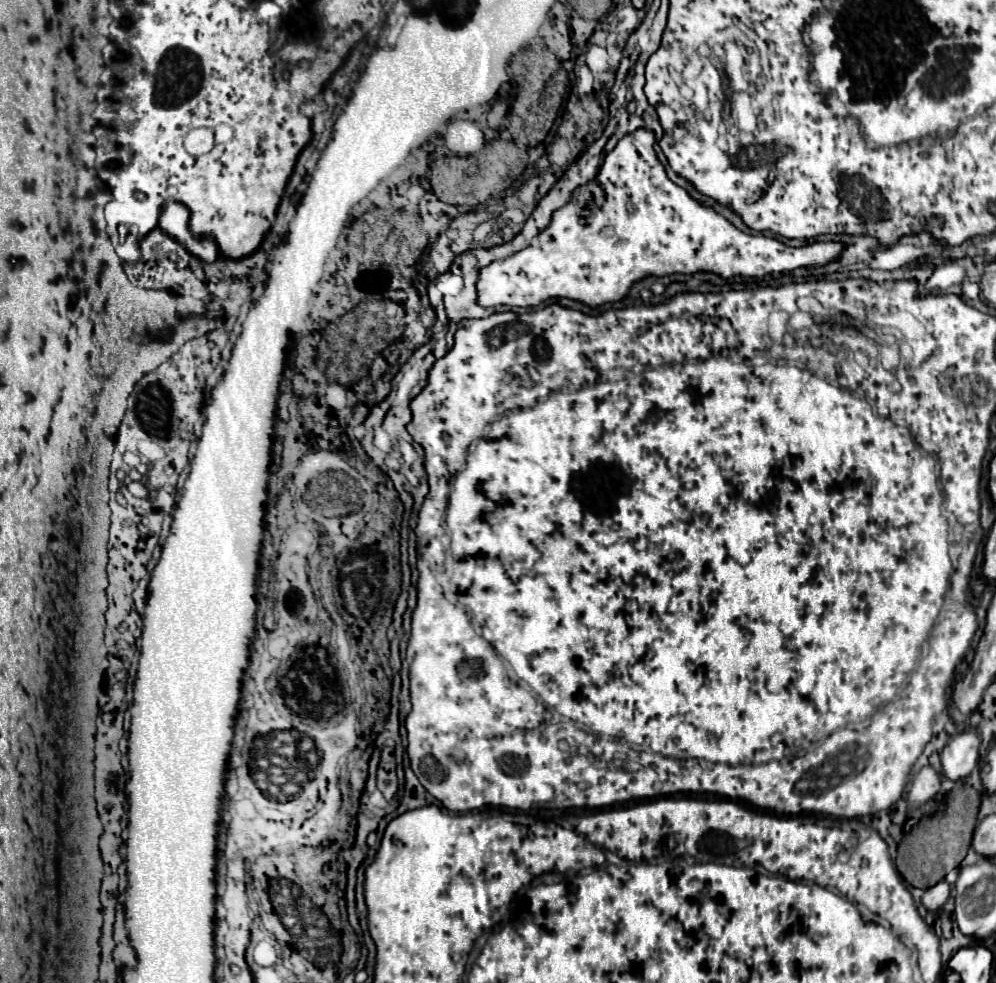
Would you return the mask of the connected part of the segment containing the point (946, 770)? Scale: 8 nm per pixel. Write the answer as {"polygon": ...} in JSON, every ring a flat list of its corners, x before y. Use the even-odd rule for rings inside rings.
{"polygon":[[976,731,954,735,940,753,944,777,954,783,966,781,972,775,972,769,978,765,978,749,980,737]]}

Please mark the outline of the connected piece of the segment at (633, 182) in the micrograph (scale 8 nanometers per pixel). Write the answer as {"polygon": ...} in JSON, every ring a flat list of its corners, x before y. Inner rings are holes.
{"polygon":[[636,129,624,135,618,145,606,153,604,163,596,177,598,183,580,187,572,193,570,201,552,213,550,225,534,239,534,243,508,259,492,261,482,267,476,283,476,303,480,307,536,307,546,299,572,299,598,309,606,303,622,301,630,287,644,277,666,277,674,273,716,273,722,279,730,277,764,277,770,273,794,271,798,267,824,267,840,259,846,249,840,241,818,241,804,247,788,247,778,239,756,237,740,231,726,217,712,207,698,203,684,187,672,183,664,165,654,151,654,133]]}

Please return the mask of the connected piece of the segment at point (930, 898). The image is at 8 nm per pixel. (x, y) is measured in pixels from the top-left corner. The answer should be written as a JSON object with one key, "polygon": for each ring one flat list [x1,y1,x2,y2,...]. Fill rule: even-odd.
{"polygon":[[940,881,938,885,934,885,934,887,930,887,930,889,924,891,922,903,924,903,924,907,926,907,930,913,938,915,938,913,942,913,948,897,950,897,950,885,944,883,944,881]]}

